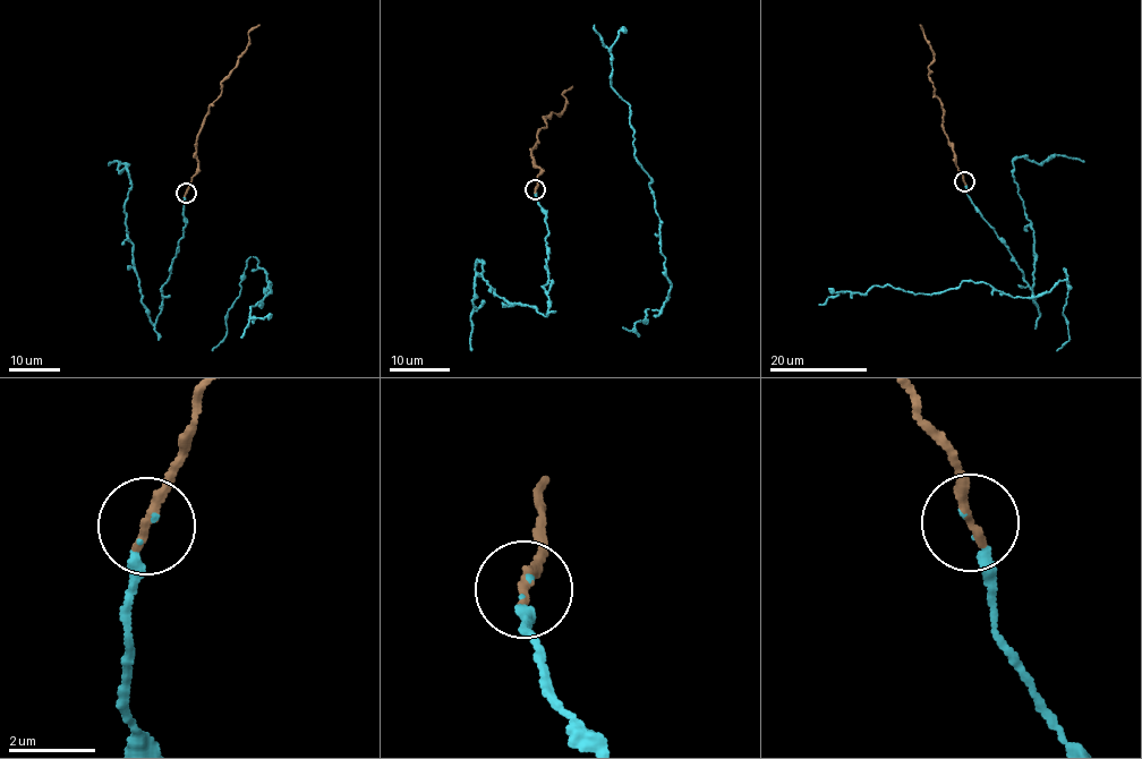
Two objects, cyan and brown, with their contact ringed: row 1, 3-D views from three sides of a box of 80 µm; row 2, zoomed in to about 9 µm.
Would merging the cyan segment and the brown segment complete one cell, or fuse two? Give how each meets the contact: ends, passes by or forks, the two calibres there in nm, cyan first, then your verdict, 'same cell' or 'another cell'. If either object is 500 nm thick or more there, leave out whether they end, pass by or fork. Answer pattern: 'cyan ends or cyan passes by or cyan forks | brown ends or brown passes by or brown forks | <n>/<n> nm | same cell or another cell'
cyan ends | brown ends | 60/240 nm | same cell

